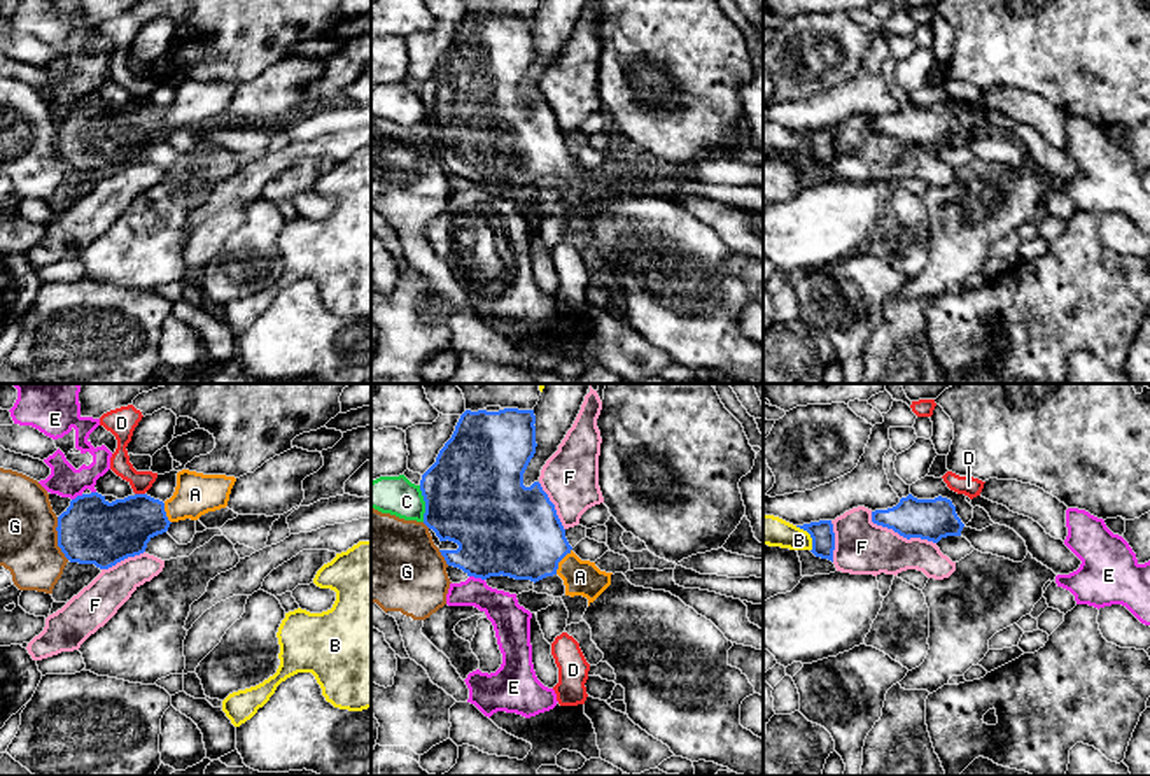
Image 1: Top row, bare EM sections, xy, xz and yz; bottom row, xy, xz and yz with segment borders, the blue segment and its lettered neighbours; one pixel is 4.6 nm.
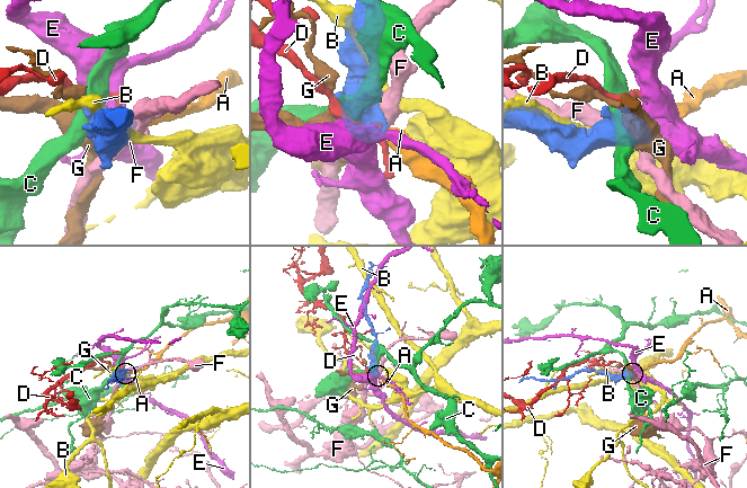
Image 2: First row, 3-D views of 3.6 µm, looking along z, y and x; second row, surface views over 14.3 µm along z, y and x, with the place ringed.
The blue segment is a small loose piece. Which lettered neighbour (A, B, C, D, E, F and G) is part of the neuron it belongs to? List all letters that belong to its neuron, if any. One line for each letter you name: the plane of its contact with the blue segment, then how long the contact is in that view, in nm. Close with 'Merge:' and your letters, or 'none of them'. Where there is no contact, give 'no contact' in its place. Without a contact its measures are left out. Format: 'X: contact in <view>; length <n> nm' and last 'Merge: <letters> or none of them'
A: contact in xz; length 140 nm
Merge: A

